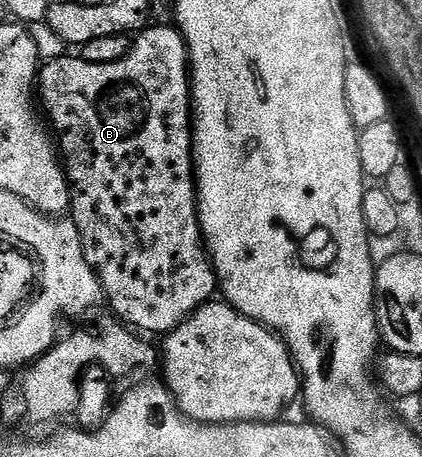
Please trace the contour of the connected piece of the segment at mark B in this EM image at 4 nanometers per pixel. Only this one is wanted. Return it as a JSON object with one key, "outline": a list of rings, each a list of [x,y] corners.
{"outline":[[[165,22],[156,26],[150,26],[143,32],[136,33],[135,39],[129,45],[129,53],[123,58],[119,58],[119,62],[107,62],[106,64],[92,64],[86,60],[78,58],[76,55],[66,54],[59,57],[57,60],[46,60],[40,65],[39,68],[39,104],[43,109],[44,115],[49,115],[48,123],[53,123],[52,131],[59,137],[59,156],[63,161],[63,167],[65,169],[65,176],[69,179],[69,206],[71,209],[71,219],[73,225],[79,230],[79,238],[81,239],[81,245],[83,246],[83,254],[87,258],[87,262],[91,266],[91,270],[99,278],[101,283],[101,290],[104,299],[109,300],[112,315],[116,316],[122,324],[134,329],[145,332],[161,332],[160,334],[168,334],[174,332],[181,323],[187,319],[192,312],[202,308],[204,304],[210,303],[218,295],[219,285],[217,283],[217,275],[213,269],[213,261],[209,259],[209,253],[205,250],[205,241],[201,238],[201,223],[197,217],[197,182],[195,179],[195,173],[193,171],[193,97],[189,91],[189,48],[185,45],[185,40],[181,37],[181,31],[176,26],[165,25]]]}

